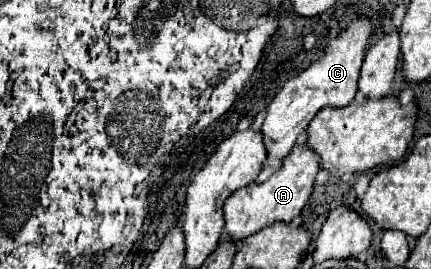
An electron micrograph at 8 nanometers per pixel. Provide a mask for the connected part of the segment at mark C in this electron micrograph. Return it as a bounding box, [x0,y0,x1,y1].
[254,18,372,184]

